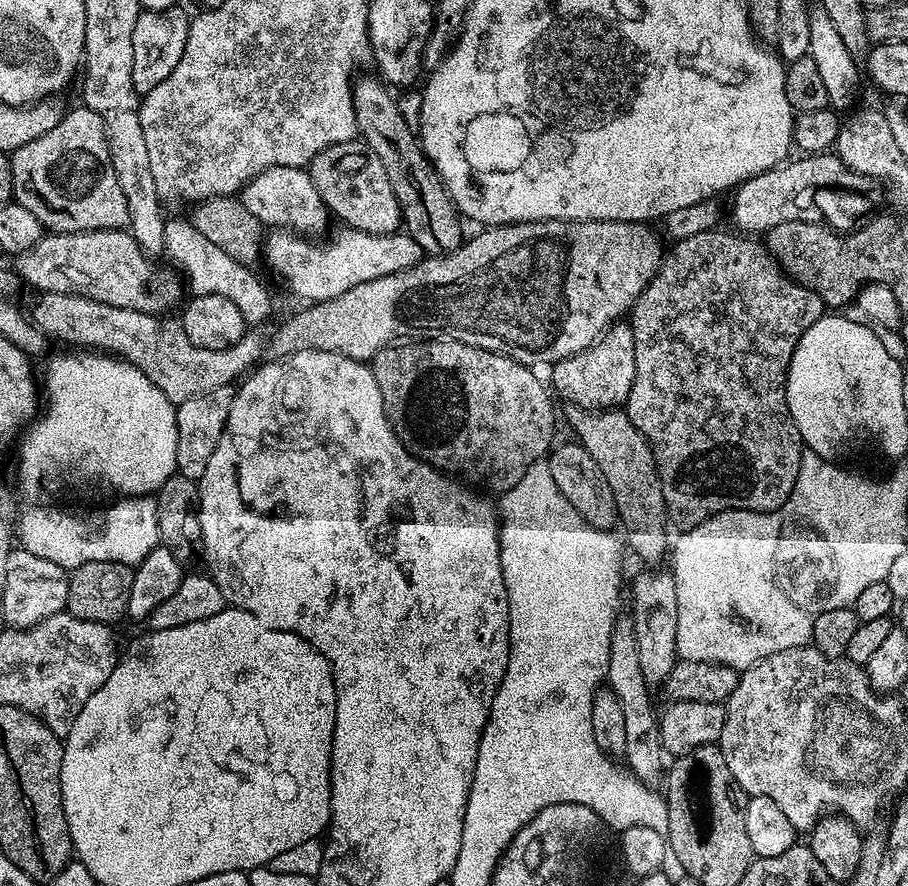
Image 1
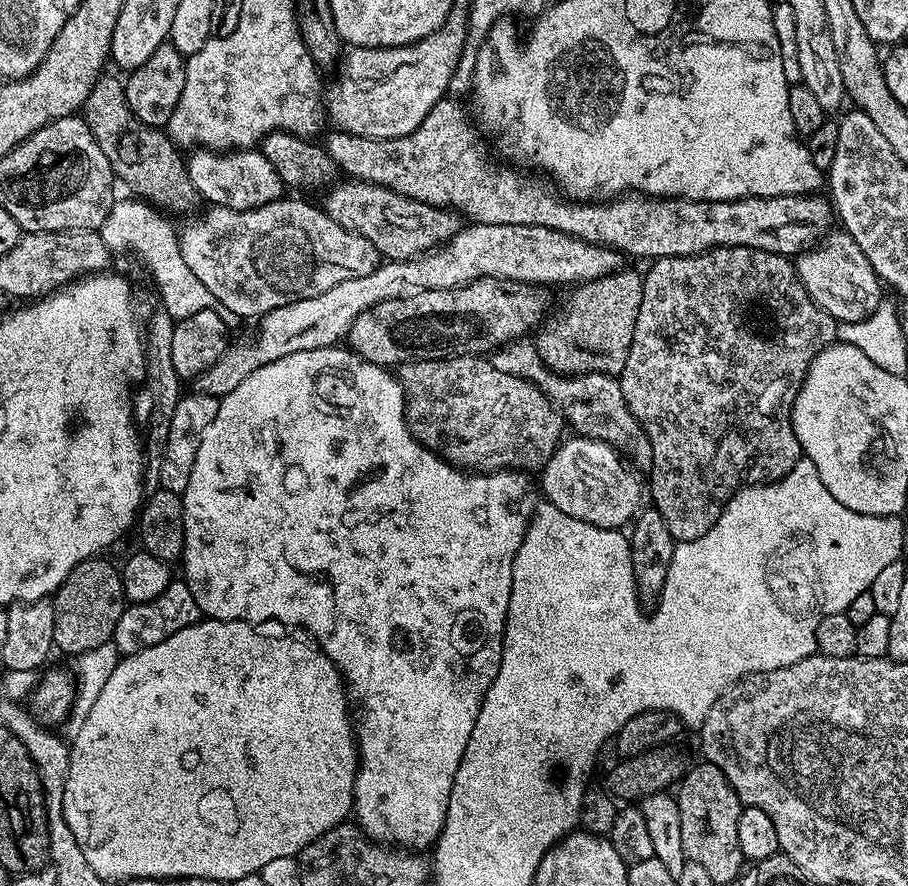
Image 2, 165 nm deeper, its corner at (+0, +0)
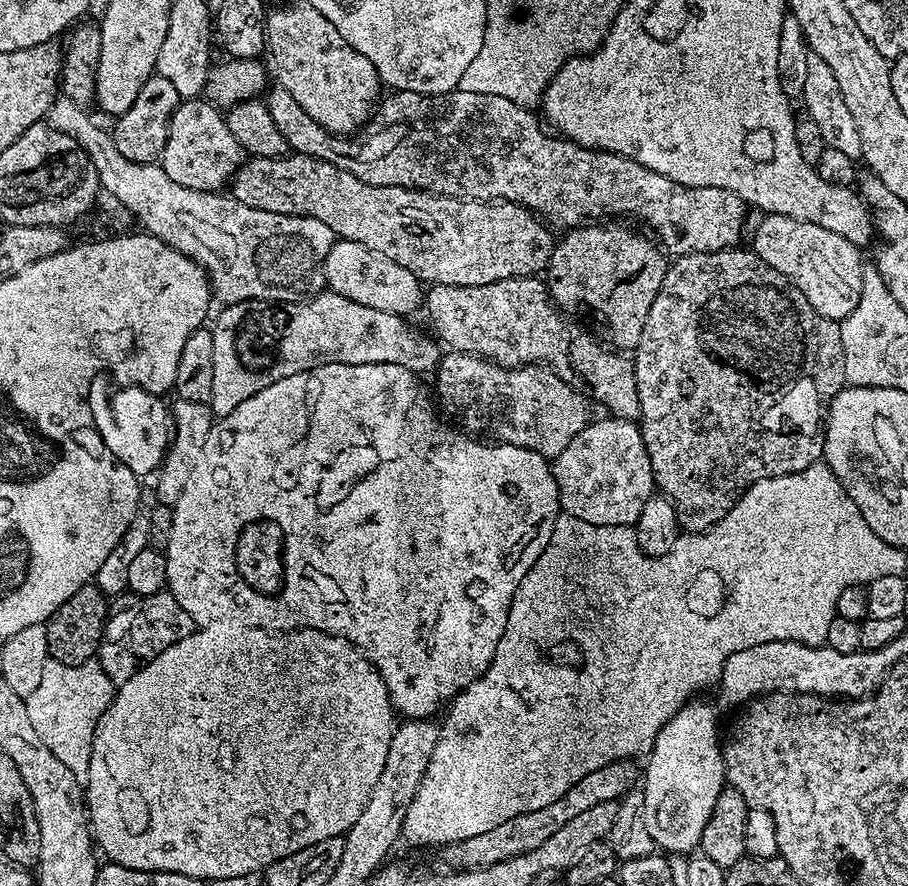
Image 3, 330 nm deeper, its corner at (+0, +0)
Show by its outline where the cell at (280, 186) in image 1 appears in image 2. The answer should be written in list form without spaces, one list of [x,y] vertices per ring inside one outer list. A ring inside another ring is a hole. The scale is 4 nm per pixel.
[[[202,148],[193,151],[186,160],[190,180],[194,182],[197,195],[204,201],[209,200],[209,205],[230,210],[254,210],[258,206],[266,206],[270,202],[281,199],[285,195],[286,185],[284,180],[270,166],[270,162],[259,150],[213,150]]]

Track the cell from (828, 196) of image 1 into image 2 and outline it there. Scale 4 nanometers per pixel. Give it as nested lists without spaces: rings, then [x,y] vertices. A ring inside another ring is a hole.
[[[445,98],[443,100],[439,100],[439,102],[434,106],[434,110],[430,110],[430,114],[426,114],[426,118],[422,118],[422,126],[418,126],[418,130],[414,130],[402,138],[394,138],[393,140],[375,140],[374,138],[366,138],[365,136],[355,136],[349,132],[342,132],[339,130],[333,131],[333,136],[330,137],[329,140],[326,140],[326,147],[330,154],[330,158],[336,163],[339,171],[343,173],[345,177],[364,180],[367,184],[377,184],[383,188],[394,190],[398,194],[406,194],[406,198],[414,198],[415,200],[421,200],[422,202],[433,204],[439,208],[447,208],[459,214],[461,217],[467,218],[469,221],[477,224],[525,224],[526,226],[549,227],[550,230],[556,230],[560,231],[562,234],[576,236],[579,239],[585,240],[586,243],[600,244],[608,248],[613,248],[616,251],[623,253],[623,255],[628,258],[630,258],[630,256],[648,256],[647,258],[659,258],[661,256],[693,256],[699,252],[709,252],[711,248],[757,248],[758,250],[773,252],[779,256],[795,258],[799,256],[801,252],[807,252],[808,249],[816,247],[816,245],[828,235],[834,224],[833,205],[820,194],[809,194],[807,196],[746,196],[742,200],[723,200],[722,202],[710,202],[709,200],[682,200],[679,198],[642,196],[639,194],[621,194],[615,198],[609,199],[607,202],[577,202],[575,200],[569,200],[561,195],[561,193],[557,191],[557,189],[553,187],[547,179],[541,178],[539,175],[524,174],[528,176],[519,176],[519,174],[516,173],[519,171],[517,171],[515,167],[509,166],[507,163],[504,163],[505,165],[491,164],[491,162],[488,161],[488,148],[482,141],[480,141],[479,134],[481,135],[481,133],[478,131],[477,125],[474,123],[469,109],[467,107],[464,109],[458,101],[452,99],[456,98]]]

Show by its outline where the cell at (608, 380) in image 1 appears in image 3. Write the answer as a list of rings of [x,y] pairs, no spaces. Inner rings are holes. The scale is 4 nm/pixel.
[[[584,222],[578,228],[567,229],[561,235],[564,237],[561,240],[559,237],[552,245],[546,269],[546,283],[552,303],[565,316],[587,322],[594,329],[595,335],[613,349],[634,350],[642,338],[642,326],[646,326],[646,314],[650,314],[650,306],[658,290],[662,290],[662,278],[666,278],[670,260],[651,235],[643,231],[635,232],[624,224],[627,223]]]

